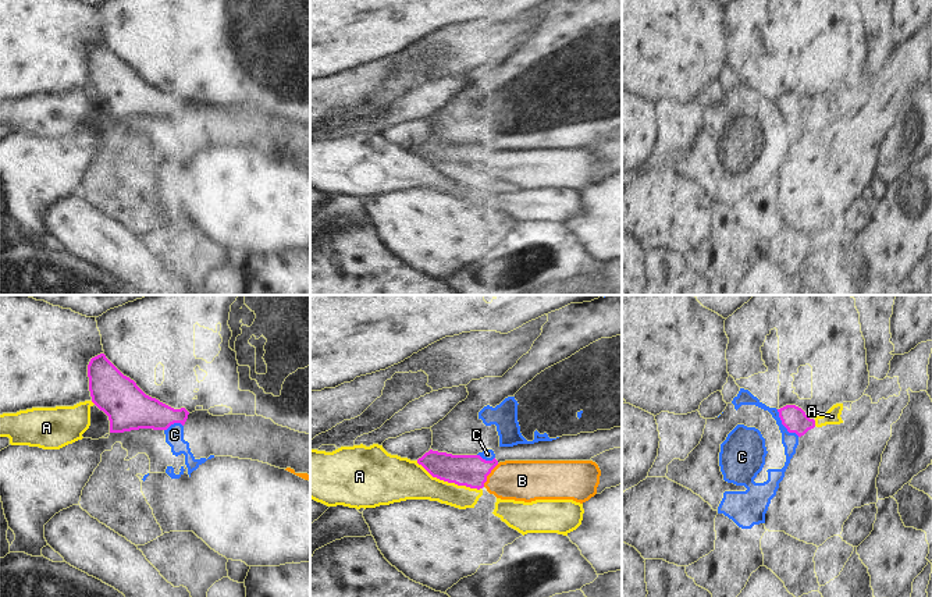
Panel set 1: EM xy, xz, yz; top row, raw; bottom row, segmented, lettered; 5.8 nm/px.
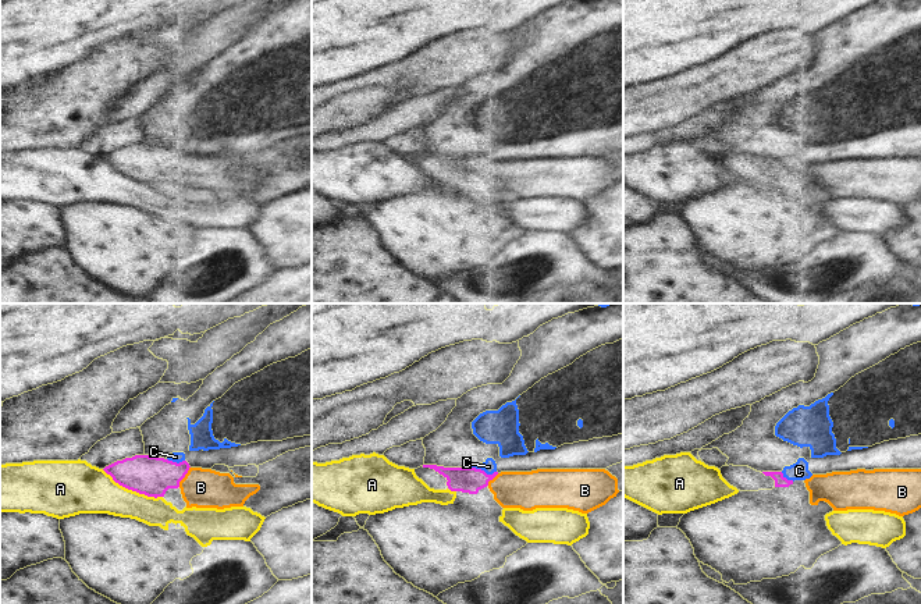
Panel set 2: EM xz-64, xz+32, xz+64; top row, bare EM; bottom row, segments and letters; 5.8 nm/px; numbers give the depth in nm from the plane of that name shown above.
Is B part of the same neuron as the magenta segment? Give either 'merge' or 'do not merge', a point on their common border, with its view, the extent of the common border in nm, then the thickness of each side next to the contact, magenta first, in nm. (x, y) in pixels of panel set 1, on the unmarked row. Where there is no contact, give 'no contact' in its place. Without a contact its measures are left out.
merge | xz (488, 162) | 160 nm | 190/240 nm

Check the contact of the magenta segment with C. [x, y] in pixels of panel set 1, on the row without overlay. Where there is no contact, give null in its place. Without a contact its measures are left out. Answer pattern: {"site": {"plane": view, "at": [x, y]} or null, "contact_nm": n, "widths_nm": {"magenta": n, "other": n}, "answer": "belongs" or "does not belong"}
{"site": {"plane": "yz", "at": [783, 113]}, "contact_nm": 200, "widths_nm": {"magenta": 140, "other": 220}, "answer": "does not belong"}

